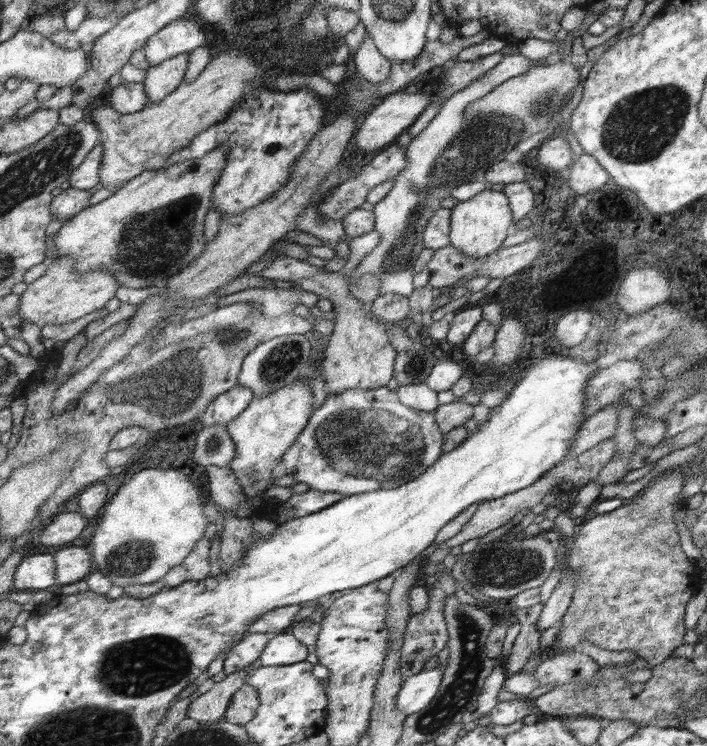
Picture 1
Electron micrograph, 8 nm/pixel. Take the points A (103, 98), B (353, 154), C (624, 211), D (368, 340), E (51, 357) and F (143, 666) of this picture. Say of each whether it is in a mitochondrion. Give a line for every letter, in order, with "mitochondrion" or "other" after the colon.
A: other
B: other
C: other
D: other
E: other
F: mitochondrion

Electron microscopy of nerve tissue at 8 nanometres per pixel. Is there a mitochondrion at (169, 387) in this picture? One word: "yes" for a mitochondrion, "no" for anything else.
yes

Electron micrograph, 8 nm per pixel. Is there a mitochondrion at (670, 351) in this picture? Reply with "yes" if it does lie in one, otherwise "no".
yes

